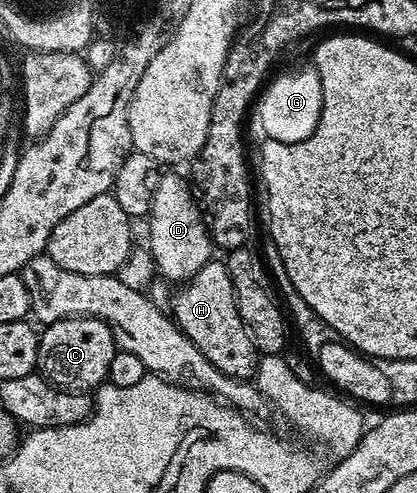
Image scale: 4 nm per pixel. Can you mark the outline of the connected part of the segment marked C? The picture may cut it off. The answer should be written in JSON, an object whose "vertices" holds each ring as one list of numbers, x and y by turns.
{"vertices":[[68,317,44,326,37,338,37,369,60,389,93,391,106,384,111,359,118,353,111,327,97,317]]}

